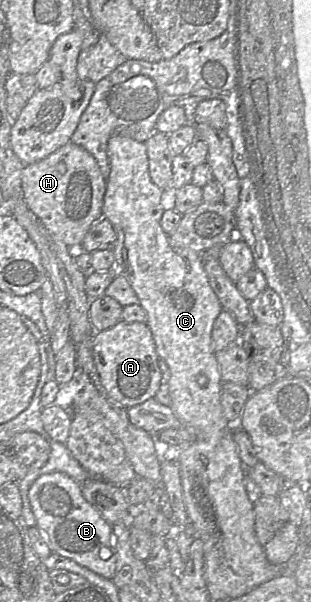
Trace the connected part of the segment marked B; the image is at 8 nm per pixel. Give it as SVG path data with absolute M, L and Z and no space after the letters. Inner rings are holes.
M64 473L40 476L28 492L36 527L44 534L53 553L71 559L96 574L112 580L116 571L117 536L112 526L82 495L80 483ZM107 547L112 556L102 560L100 550Z

